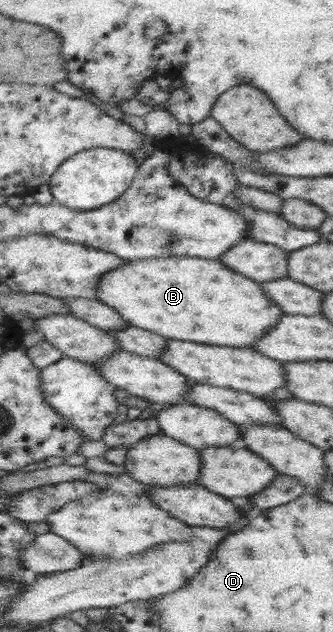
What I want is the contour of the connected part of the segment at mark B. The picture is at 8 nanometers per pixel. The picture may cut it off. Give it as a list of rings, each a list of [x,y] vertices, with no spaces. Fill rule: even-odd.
[[[160,257],[144,261],[126,260],[126,265],[116,271],[108,271],[102,277],[98,290],[98,300],[116,309],[129,325],[159,333],[170,340],[250,348],[286,315],[282,308],[278,308],[278,305],[268,298],[260,281],[248,278],[242,273],[235,273],[218,259]]]

